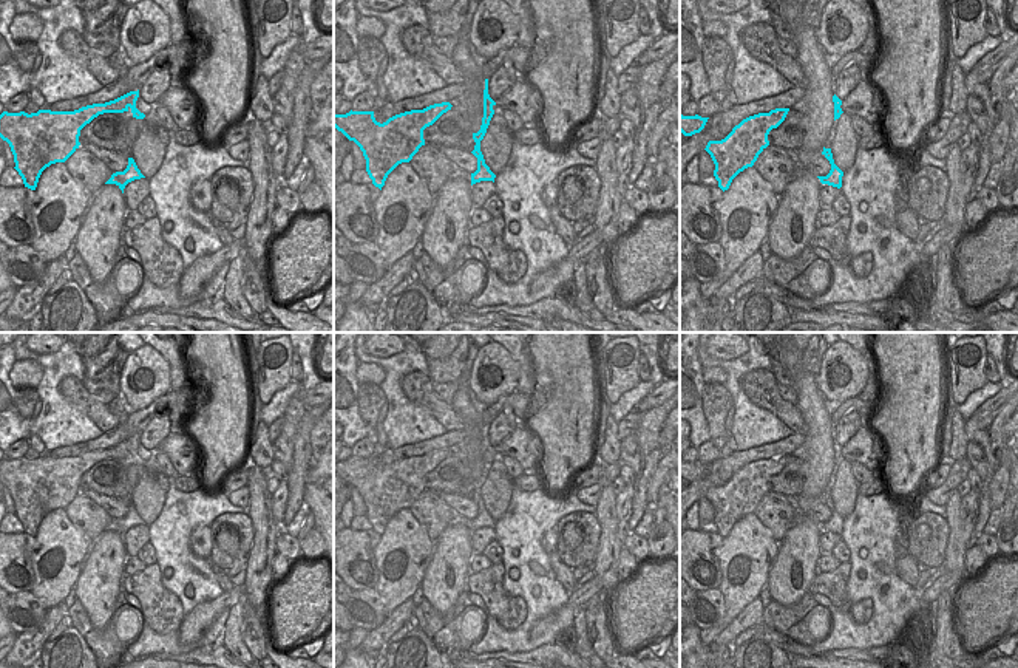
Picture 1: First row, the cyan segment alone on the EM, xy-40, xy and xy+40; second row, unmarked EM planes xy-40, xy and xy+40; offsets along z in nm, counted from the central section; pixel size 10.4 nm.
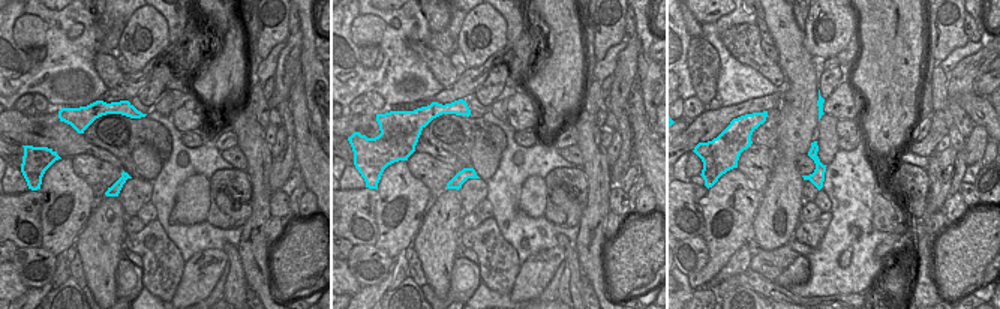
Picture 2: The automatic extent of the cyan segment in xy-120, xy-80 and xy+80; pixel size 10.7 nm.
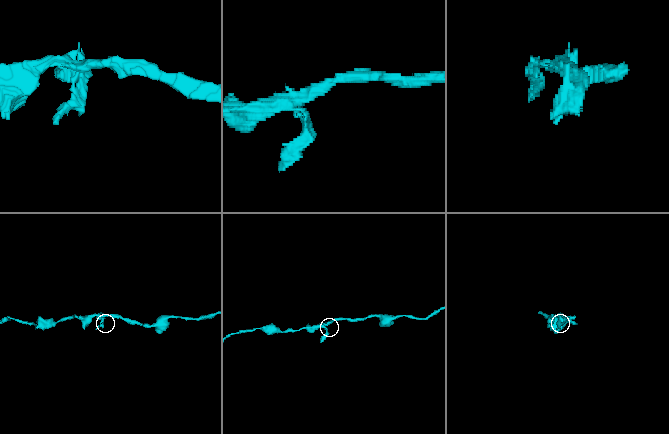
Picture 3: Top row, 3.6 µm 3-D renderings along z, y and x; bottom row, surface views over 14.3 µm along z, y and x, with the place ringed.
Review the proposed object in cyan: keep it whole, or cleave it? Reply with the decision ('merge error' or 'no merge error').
no merge error

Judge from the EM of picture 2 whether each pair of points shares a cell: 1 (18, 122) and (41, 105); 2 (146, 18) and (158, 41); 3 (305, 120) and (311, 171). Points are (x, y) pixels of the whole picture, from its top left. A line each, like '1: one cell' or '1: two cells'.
1: two cells
2: one cell
3: one cell

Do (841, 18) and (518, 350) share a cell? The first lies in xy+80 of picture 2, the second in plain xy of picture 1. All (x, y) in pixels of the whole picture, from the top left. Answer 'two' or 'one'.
two

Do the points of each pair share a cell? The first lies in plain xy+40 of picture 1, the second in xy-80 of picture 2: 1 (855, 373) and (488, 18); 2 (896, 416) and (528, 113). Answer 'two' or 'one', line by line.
1: one
2: two

